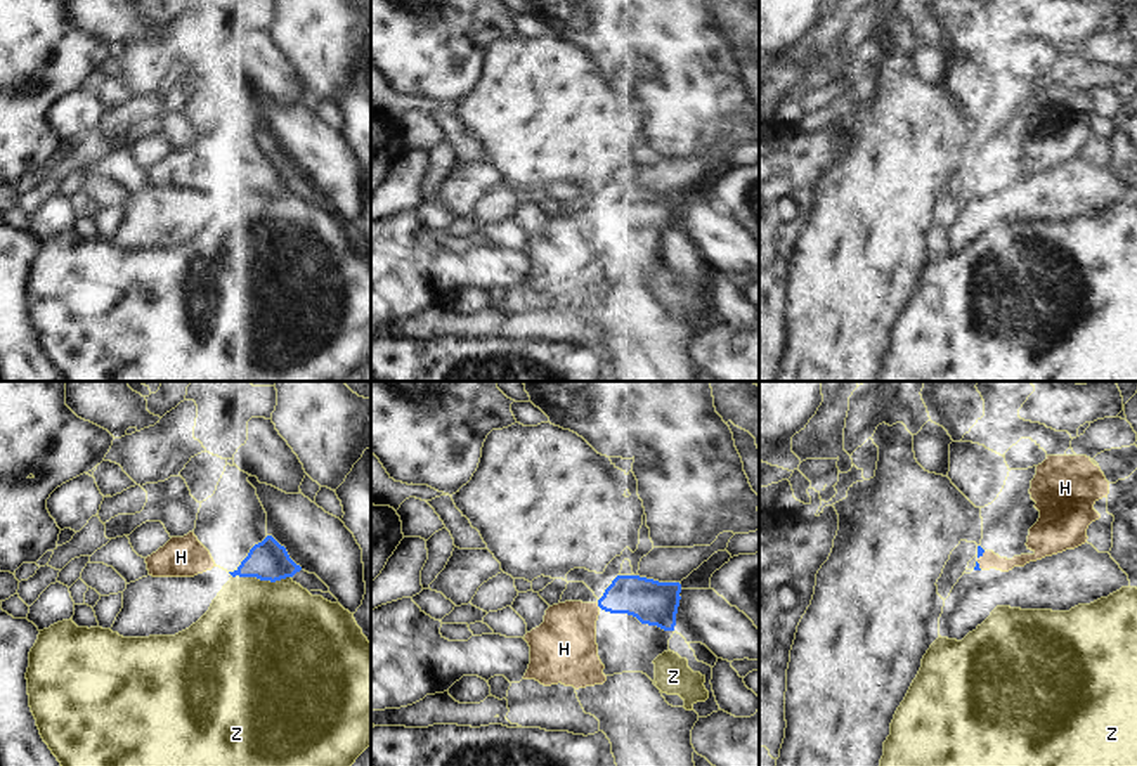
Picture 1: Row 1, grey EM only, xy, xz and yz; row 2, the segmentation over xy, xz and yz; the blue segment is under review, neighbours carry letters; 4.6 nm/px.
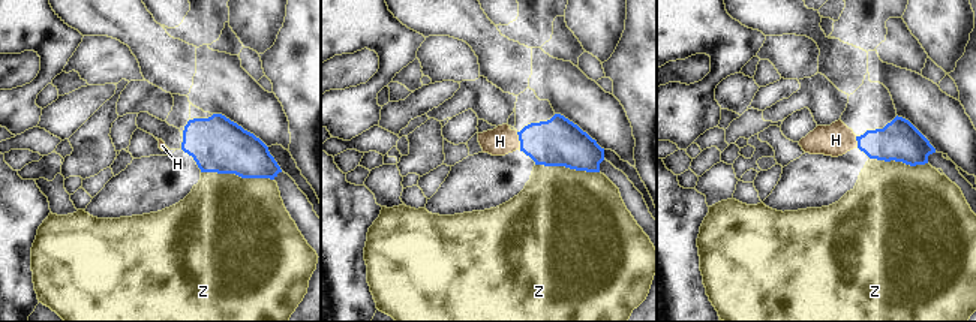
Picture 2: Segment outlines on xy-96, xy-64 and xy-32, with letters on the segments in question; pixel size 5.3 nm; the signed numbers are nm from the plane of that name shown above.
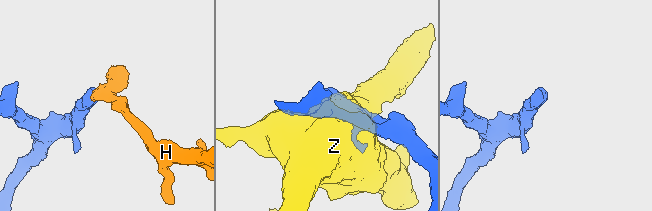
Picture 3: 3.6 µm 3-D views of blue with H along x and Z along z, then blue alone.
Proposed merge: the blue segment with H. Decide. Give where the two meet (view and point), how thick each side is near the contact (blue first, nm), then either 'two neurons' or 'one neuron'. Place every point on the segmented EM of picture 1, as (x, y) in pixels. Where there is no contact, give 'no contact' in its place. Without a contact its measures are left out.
contact xz (598, 605); calibres 200 and 300 nm; one neuron

